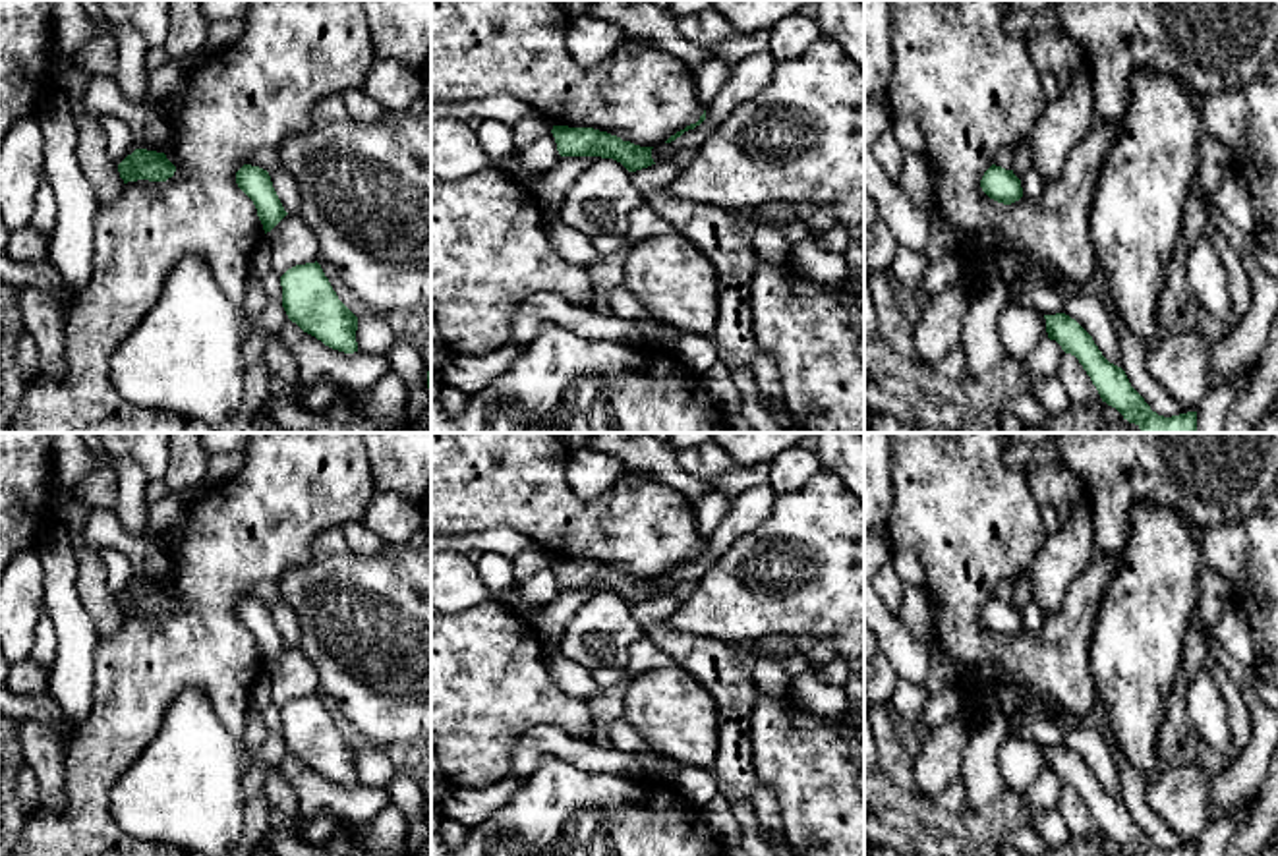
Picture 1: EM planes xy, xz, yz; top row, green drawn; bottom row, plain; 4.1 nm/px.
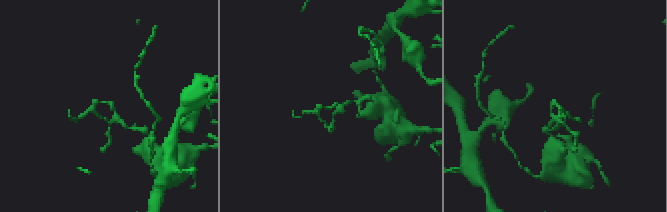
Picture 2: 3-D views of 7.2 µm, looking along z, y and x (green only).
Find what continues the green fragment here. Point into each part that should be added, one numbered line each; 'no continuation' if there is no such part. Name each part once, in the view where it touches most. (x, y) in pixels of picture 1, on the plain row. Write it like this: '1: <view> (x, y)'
no continuation

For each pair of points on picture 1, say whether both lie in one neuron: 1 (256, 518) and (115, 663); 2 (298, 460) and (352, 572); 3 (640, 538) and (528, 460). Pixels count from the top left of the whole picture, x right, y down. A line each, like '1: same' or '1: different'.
1: same
2: different
3: same

